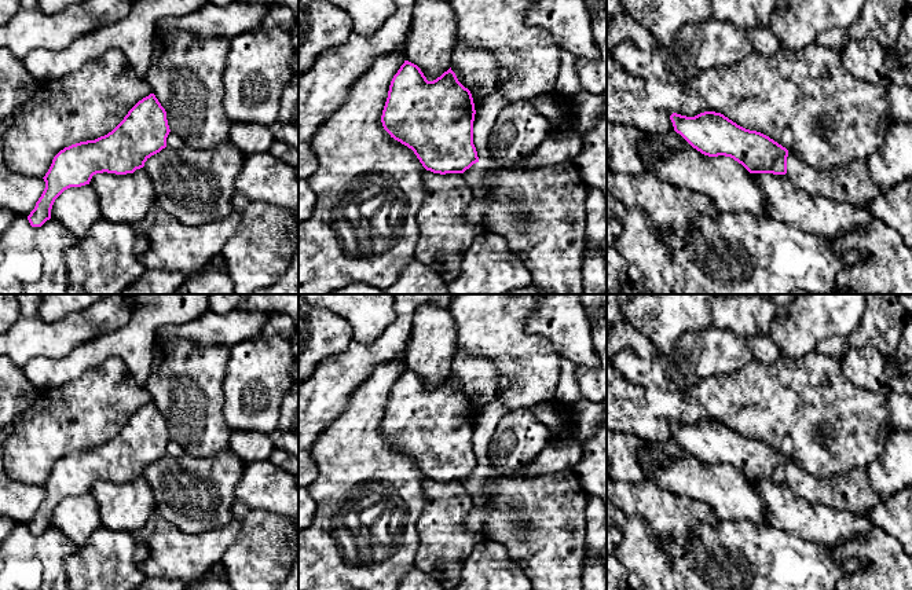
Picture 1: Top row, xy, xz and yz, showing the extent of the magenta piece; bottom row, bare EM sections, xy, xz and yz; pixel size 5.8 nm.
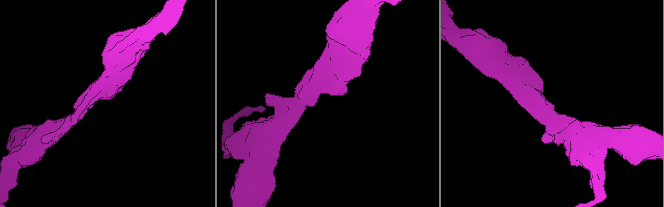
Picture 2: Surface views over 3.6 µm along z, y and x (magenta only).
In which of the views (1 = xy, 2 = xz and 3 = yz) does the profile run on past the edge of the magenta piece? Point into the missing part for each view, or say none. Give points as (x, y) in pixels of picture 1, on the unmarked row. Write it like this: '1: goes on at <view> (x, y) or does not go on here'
1: does not go on here
2: does not go on here
3: does not go on here

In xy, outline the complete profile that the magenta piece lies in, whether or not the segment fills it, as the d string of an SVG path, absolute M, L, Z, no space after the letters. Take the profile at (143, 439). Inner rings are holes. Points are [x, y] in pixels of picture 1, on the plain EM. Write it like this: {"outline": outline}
{"outline": "M154 402L139 408L107 443L65 455L43 485L45 496L28 524L32 535L51 527L55 507L70 495L89 492L96 481L133 481L166 455L166 419Z"}

